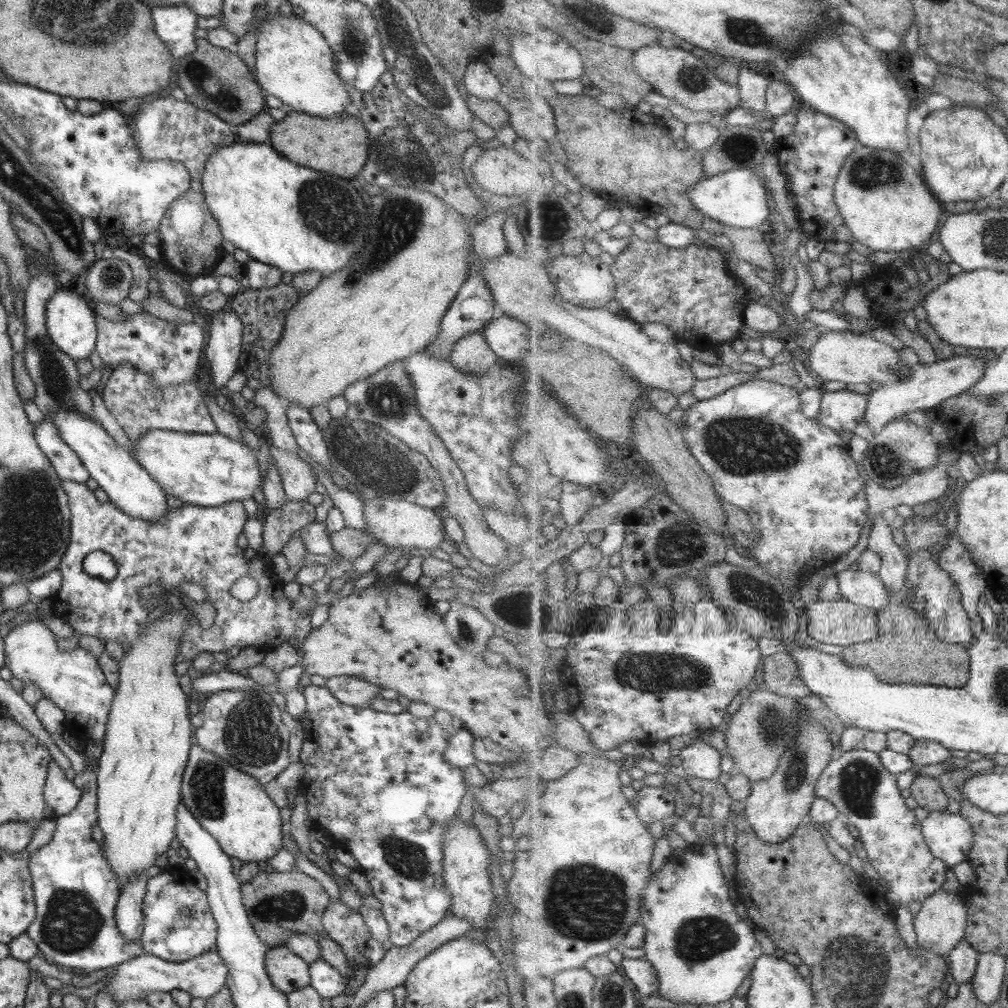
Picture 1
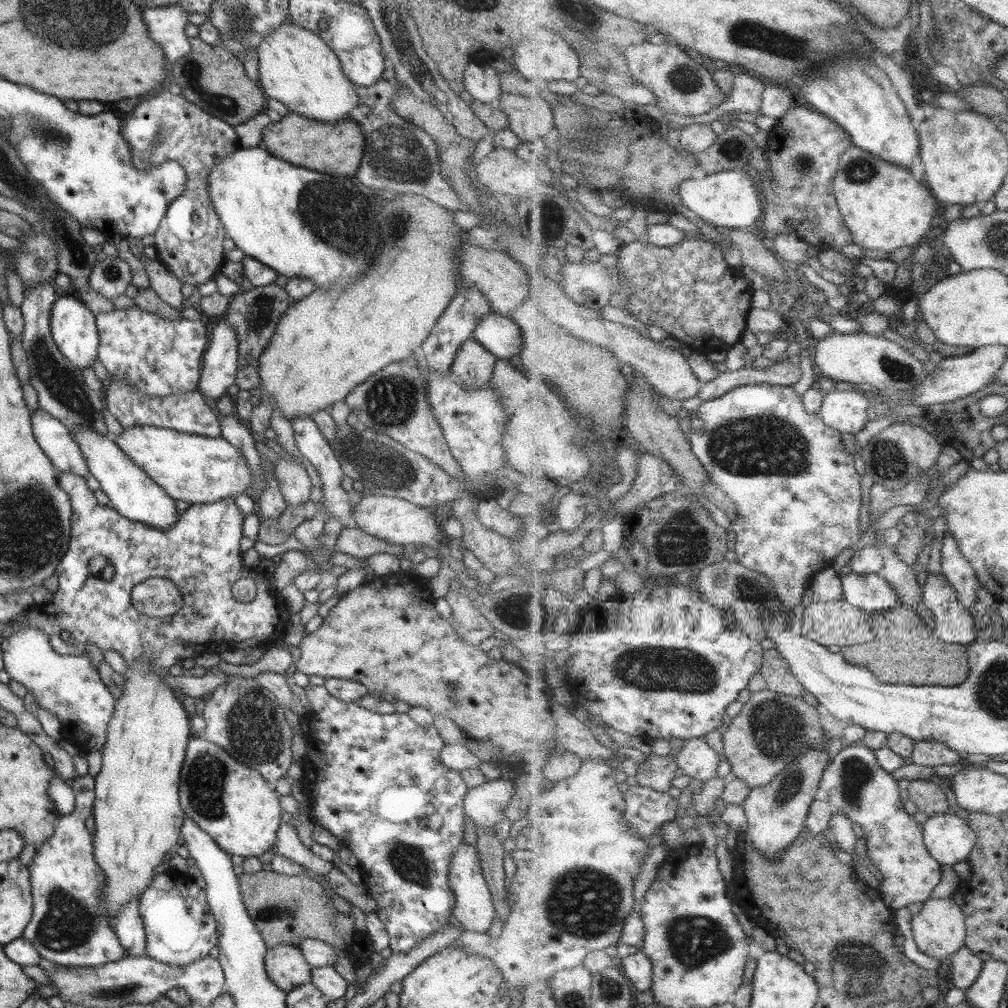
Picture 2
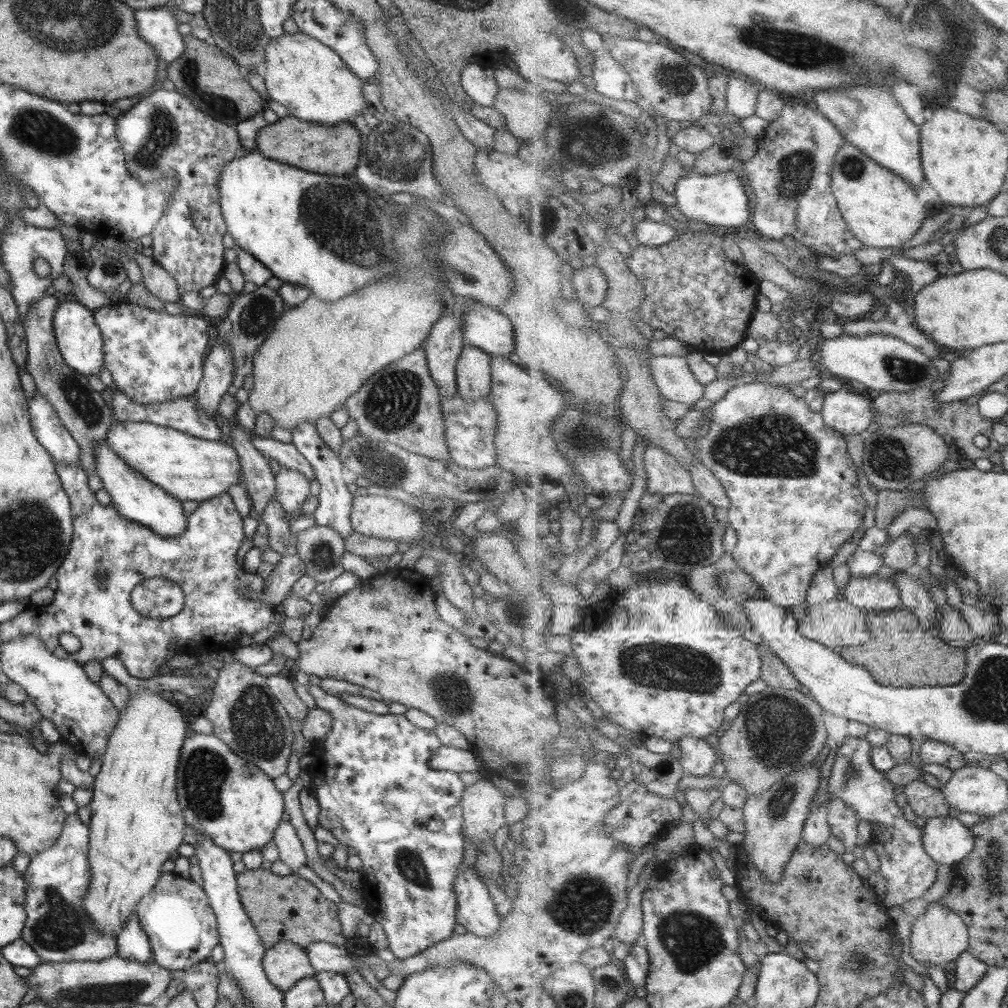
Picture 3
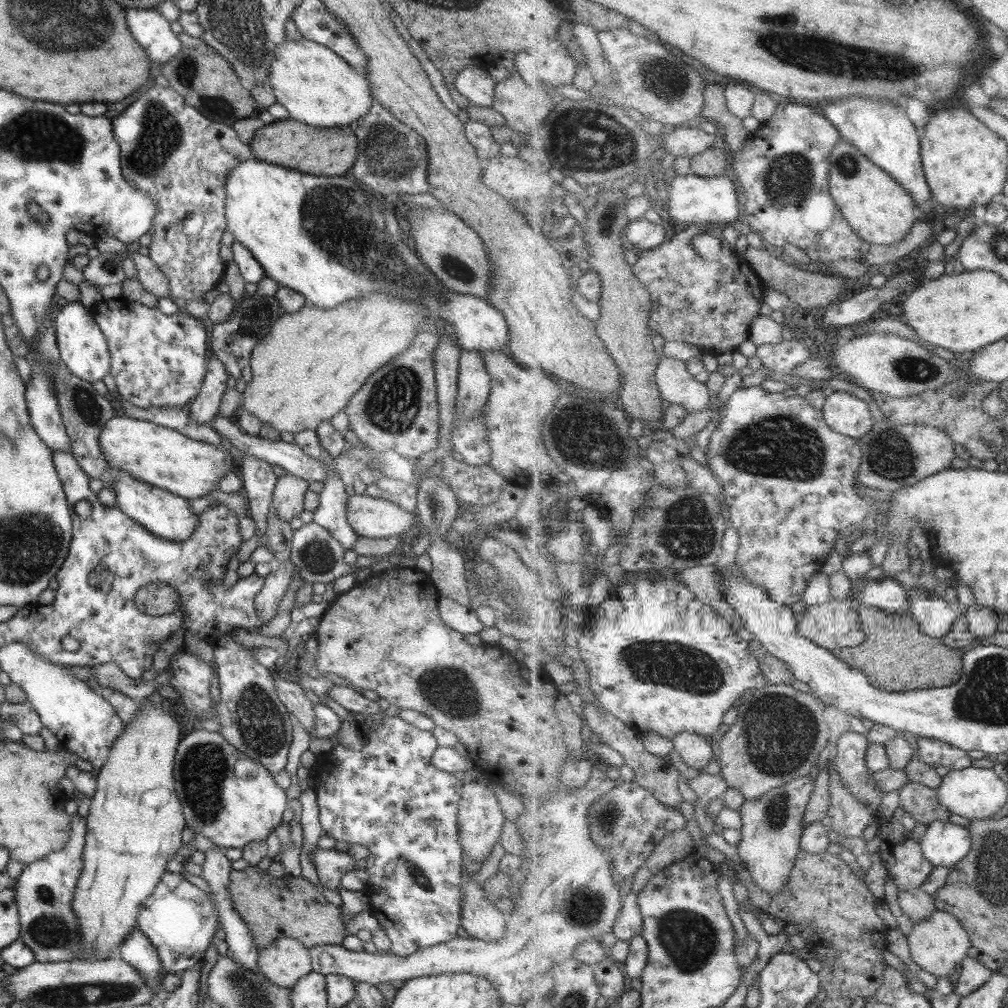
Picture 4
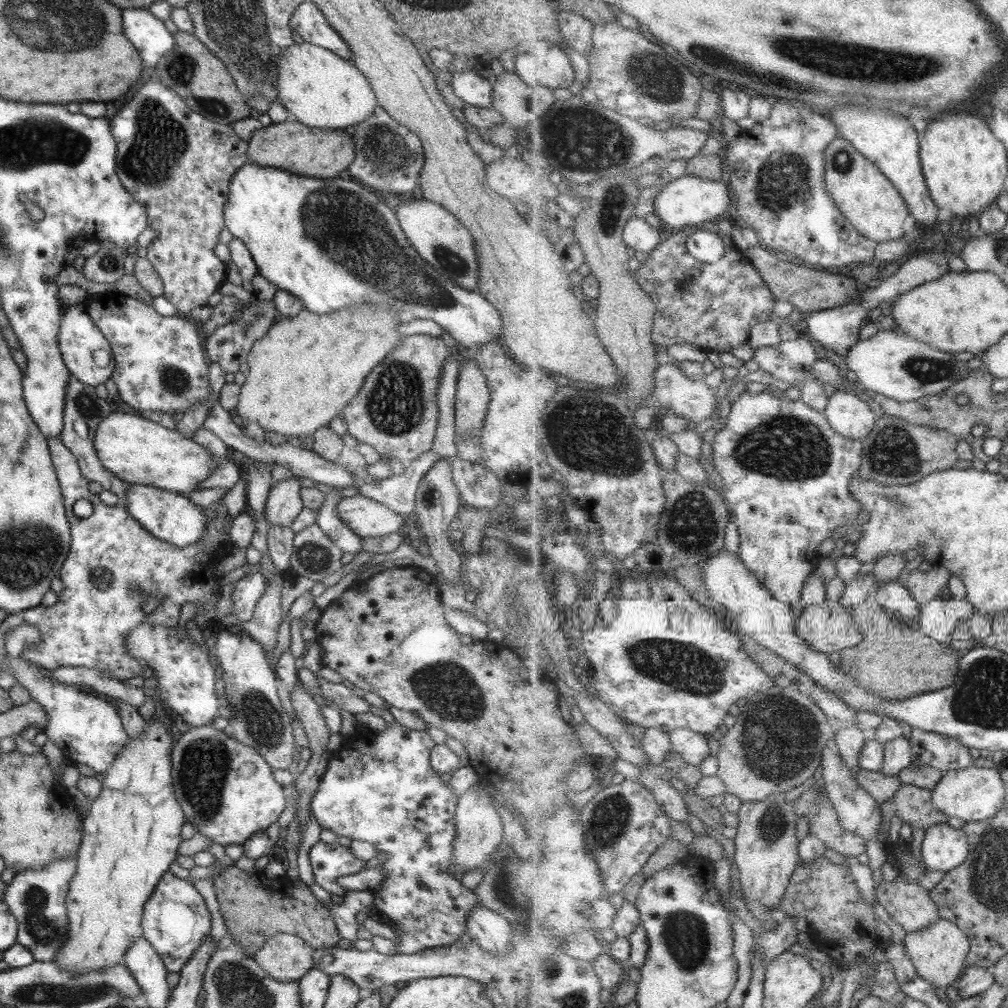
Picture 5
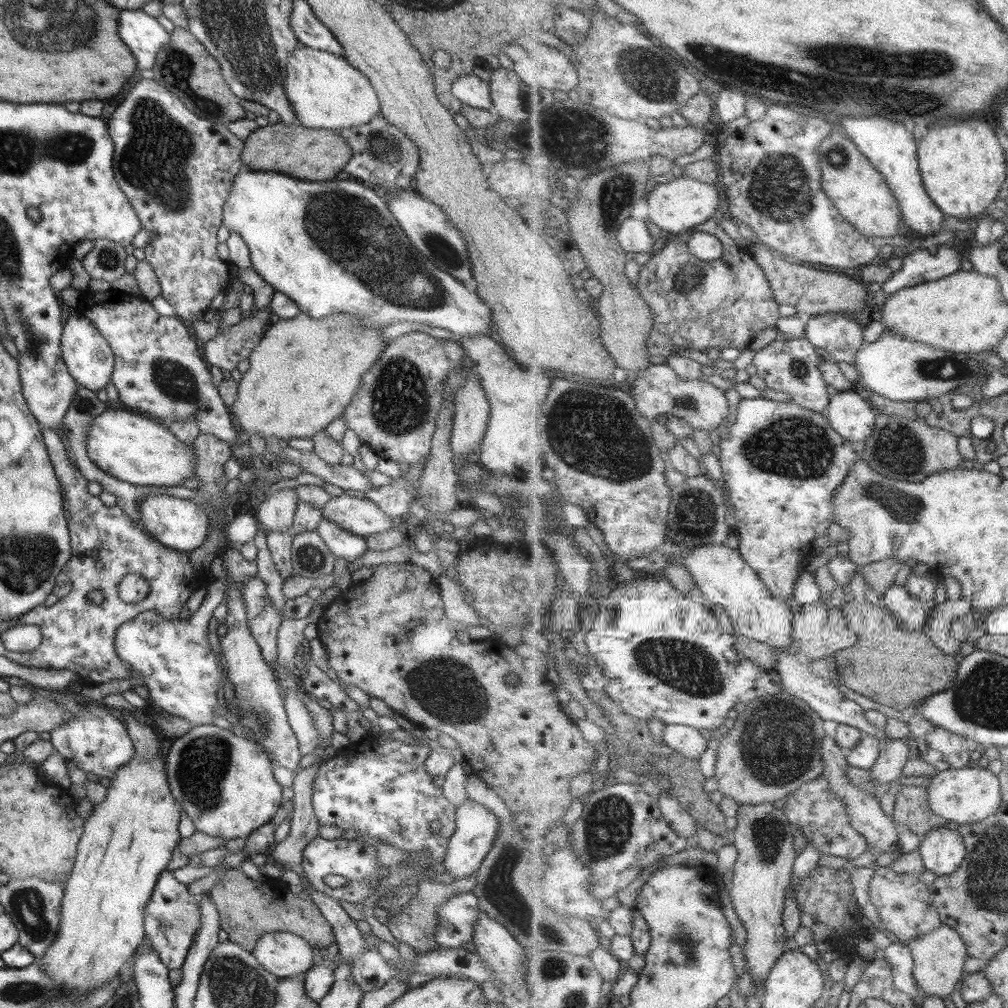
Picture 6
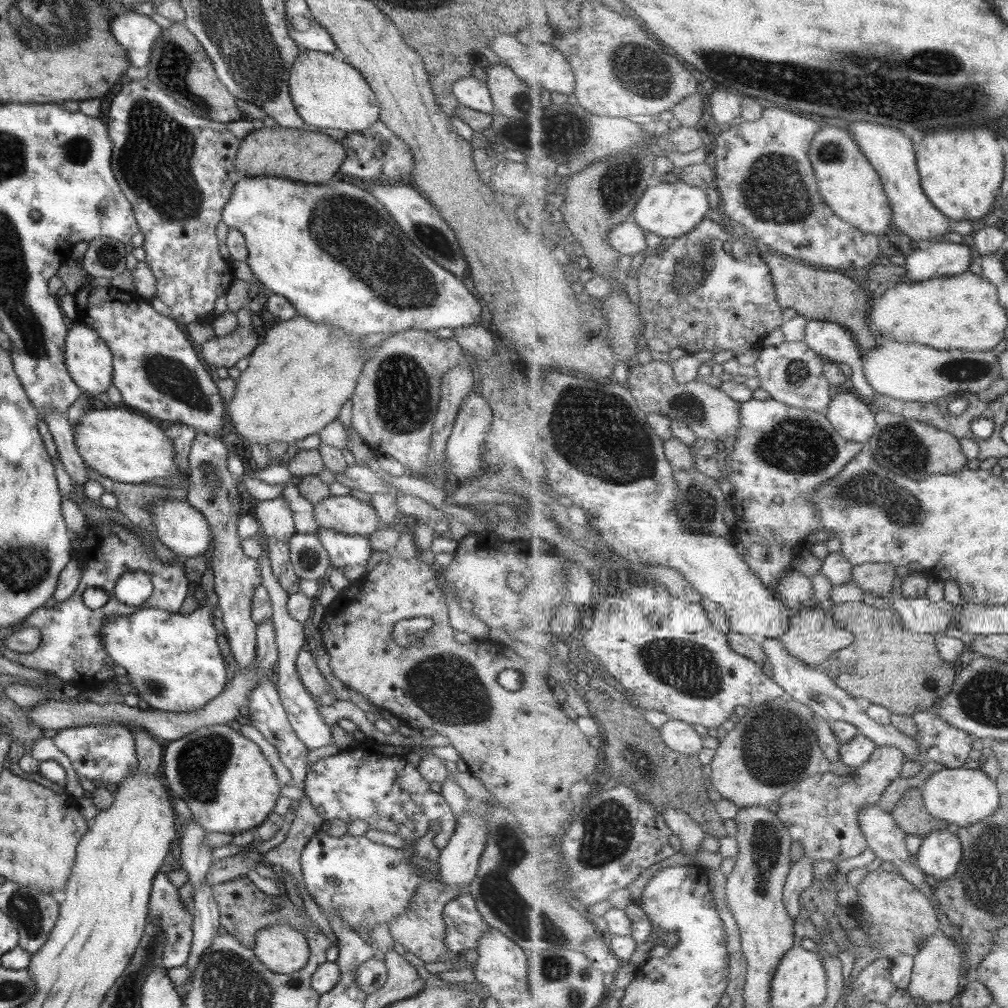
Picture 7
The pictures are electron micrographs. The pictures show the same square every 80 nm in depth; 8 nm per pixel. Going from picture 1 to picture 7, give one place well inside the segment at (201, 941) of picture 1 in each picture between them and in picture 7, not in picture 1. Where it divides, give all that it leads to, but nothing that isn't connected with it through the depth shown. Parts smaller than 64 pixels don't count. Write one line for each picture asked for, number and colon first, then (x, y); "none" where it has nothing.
2: (179, 927)
3: (181, 928)
4: (178, 919)
5: (174, 920)
6: (171, 916)
7: (165, 911)

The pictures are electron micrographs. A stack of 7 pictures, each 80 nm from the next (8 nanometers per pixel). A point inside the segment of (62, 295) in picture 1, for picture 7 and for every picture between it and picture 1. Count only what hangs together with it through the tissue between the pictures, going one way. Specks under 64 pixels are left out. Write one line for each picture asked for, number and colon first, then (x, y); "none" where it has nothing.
2: (72, 327)
3: (78, 339)
4: (82, 347)
5: (85, 353)
6: (88, 359)
7: (88, 361)

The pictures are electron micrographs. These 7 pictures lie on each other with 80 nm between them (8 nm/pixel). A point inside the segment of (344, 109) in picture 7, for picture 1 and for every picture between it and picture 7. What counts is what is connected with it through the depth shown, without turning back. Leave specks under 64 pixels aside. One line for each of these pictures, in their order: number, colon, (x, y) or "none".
1: (293, 63)
2: (296, 68)
3: (312, 83)
4: (317, 87)
5: (323, 91)
6: (324, 92)

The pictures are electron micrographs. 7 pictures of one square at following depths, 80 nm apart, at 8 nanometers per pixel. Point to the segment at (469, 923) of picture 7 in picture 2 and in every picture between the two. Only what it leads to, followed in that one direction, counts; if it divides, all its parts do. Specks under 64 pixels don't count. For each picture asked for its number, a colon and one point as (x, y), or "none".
2: (378, 786)
3: (376, 792)
4: (380, 791)
5: (383, 791)
6: (457, 915)

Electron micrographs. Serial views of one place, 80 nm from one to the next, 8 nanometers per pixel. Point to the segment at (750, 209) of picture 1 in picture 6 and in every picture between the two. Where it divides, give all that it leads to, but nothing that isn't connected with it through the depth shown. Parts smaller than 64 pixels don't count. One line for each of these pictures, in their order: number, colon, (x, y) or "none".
2: (730, 198)
3: (720, 199)
4: (692, 199)
5: (685, 201)
6: (682, 203)

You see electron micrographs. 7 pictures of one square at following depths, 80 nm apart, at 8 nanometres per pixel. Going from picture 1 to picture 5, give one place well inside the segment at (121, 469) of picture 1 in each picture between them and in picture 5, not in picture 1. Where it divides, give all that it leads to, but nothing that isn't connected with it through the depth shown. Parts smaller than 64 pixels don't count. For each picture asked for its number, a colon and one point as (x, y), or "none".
2: (130, 492)
3: (131, 495)
4: (165, 515)
5: (171, 517)

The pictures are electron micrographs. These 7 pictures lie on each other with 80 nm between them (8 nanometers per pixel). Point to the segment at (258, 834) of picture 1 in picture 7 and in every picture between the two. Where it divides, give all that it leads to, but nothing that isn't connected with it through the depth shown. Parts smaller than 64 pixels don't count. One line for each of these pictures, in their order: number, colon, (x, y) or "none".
2: (232, 804)
3: (237, 813)
4: (229, 811)
5: (226, 807)
6: (224, 783)
7: (229, 787)

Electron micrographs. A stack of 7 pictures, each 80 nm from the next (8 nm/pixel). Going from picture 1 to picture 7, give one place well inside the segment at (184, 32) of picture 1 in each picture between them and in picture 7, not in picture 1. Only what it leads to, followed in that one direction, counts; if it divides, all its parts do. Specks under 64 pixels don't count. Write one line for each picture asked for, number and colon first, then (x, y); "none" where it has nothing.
2: (165, 25)
3: (158, 27)
4: (149, 29)
5: (146, 34)
6: (140, 32)
7: (135, 33)

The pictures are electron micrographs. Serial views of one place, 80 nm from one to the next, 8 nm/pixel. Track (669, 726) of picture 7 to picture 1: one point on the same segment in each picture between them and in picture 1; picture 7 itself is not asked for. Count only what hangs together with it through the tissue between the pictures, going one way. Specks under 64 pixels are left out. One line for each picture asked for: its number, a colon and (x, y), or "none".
1: (700, 759)
2: (697, 759)
3: (698, 758)
4: (695, 751)
5: (692, 746)
6: (686, 740)

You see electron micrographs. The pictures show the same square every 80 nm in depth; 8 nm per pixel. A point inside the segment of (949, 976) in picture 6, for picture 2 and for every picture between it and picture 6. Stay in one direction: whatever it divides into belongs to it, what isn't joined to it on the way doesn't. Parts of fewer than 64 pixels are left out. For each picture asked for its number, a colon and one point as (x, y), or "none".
2: (939, 930)
3: (940, 936)
4: (940, 943)
5: (940, 953)

